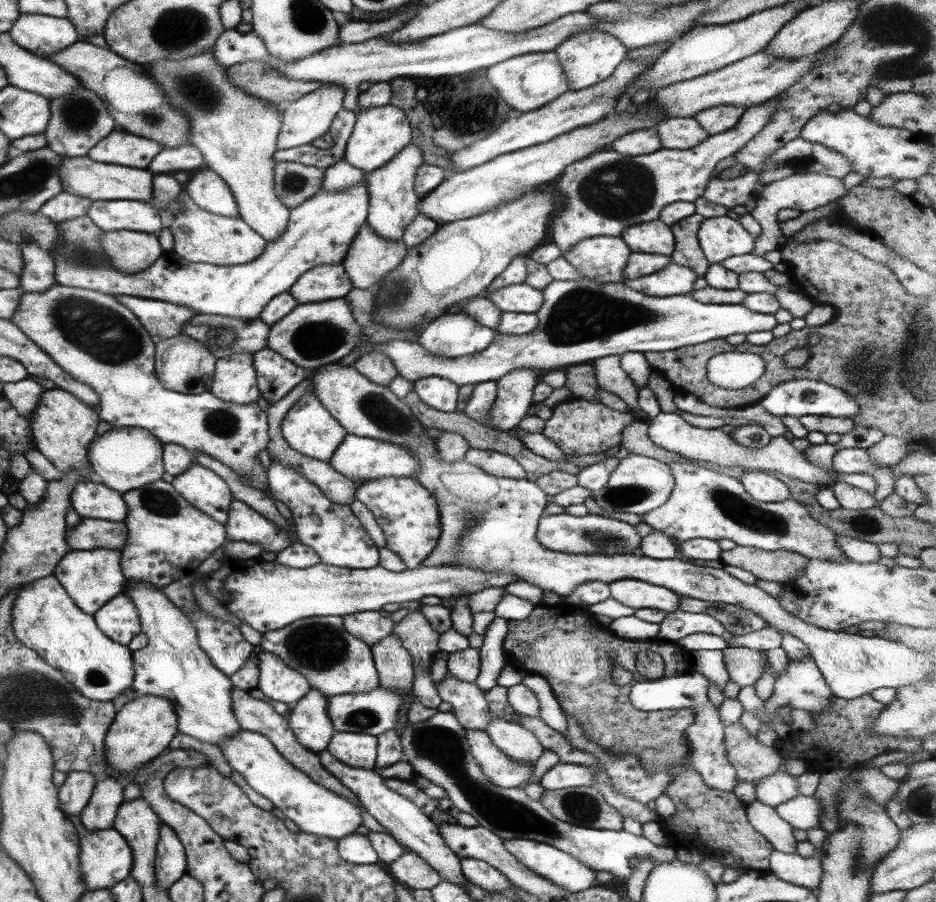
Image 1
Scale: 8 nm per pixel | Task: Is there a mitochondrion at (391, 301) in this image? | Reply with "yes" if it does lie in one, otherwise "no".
yes

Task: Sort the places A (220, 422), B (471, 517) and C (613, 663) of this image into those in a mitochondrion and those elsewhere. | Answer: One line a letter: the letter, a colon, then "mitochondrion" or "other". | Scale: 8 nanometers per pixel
A: mitochondrion
B: mitochondrion
C: other

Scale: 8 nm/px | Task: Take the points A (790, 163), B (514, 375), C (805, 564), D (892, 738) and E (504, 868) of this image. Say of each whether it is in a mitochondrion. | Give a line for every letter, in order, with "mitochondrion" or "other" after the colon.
A: mitochondrion
B: other
C: other
D: other
E: other

